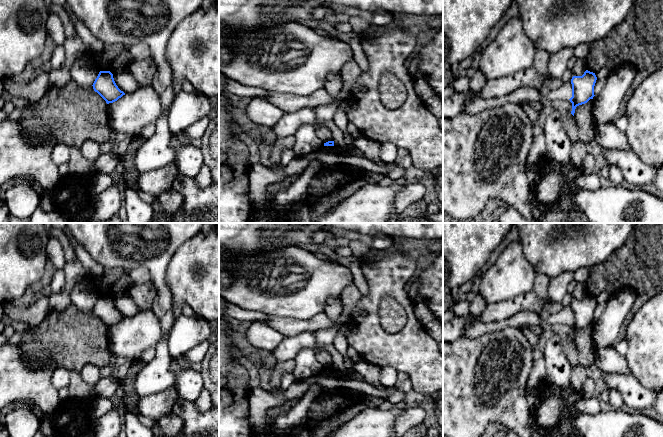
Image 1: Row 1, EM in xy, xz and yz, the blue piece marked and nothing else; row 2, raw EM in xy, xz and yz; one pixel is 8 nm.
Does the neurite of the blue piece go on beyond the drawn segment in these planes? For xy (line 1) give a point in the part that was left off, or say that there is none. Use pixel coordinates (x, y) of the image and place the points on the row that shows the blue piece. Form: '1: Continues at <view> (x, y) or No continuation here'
1: No continuation here

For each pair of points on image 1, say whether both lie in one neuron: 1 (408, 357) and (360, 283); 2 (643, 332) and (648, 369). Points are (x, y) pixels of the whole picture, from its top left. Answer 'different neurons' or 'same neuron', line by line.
1: different neurons
2: same neuron

